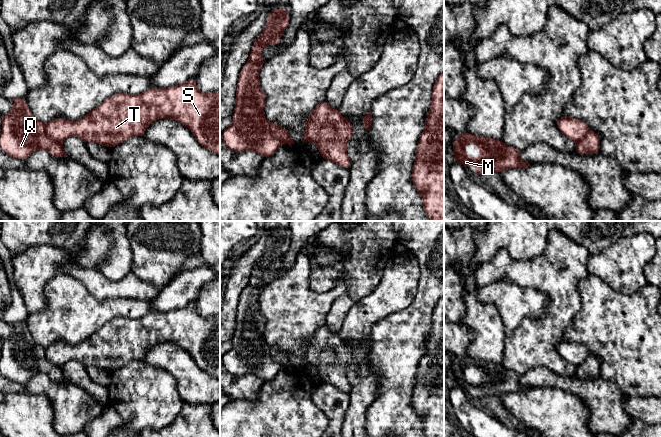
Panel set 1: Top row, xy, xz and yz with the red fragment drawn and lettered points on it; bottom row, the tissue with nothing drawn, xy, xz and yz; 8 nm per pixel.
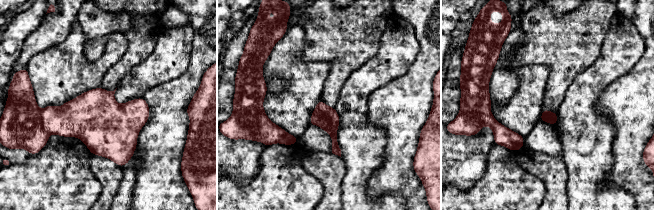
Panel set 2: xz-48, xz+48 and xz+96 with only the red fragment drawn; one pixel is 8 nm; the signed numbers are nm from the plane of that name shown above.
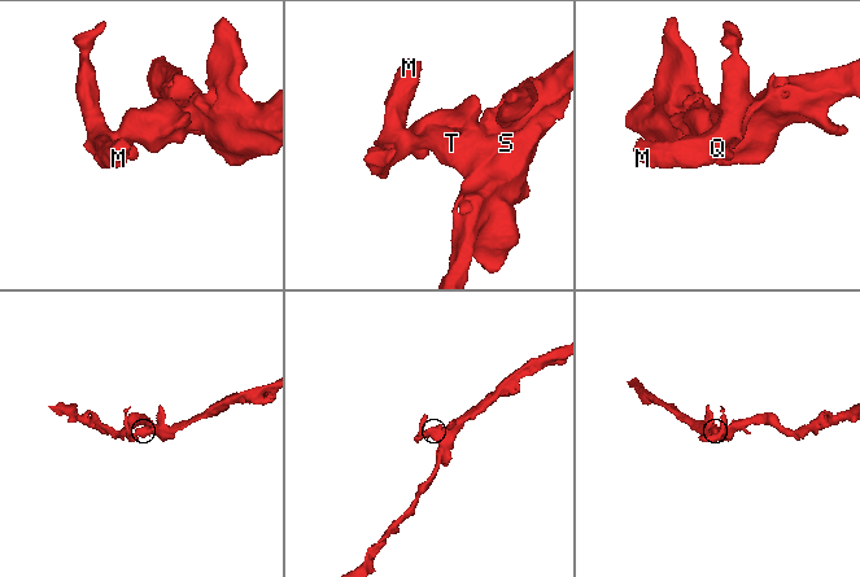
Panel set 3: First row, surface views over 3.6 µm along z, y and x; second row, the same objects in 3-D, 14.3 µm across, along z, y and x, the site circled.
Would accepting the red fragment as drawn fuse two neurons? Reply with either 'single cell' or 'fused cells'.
fused cells

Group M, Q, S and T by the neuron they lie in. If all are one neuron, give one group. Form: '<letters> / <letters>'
M Q / S T

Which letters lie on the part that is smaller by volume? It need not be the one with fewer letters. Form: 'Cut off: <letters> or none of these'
Cut off: M, Q

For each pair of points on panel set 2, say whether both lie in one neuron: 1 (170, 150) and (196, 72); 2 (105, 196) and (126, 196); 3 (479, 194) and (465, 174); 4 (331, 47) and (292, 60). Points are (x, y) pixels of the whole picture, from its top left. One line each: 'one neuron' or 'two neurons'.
1: one neuron
2: two neurons
3: two neurons
4: two neurons

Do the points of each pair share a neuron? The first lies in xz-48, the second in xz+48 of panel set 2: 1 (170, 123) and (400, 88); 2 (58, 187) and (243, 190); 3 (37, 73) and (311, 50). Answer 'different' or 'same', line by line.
1: same
2: same
3: different

